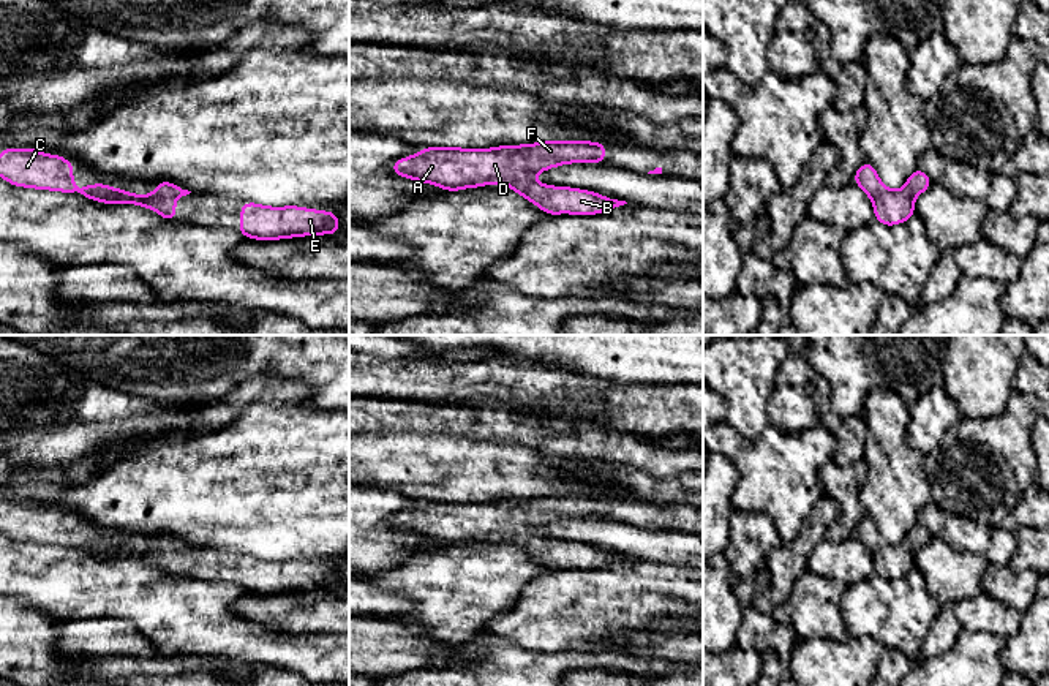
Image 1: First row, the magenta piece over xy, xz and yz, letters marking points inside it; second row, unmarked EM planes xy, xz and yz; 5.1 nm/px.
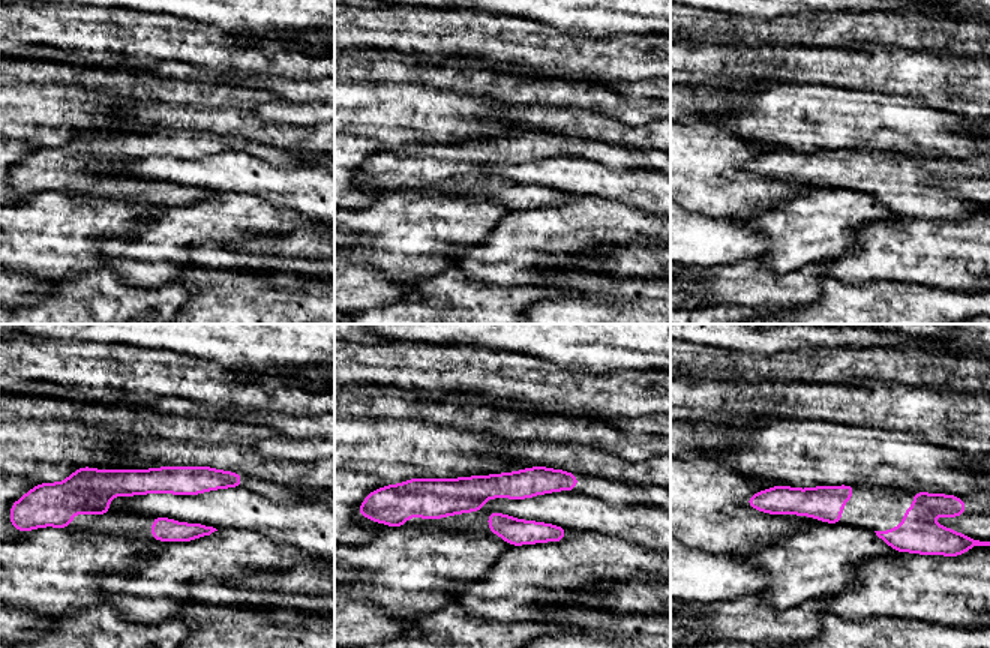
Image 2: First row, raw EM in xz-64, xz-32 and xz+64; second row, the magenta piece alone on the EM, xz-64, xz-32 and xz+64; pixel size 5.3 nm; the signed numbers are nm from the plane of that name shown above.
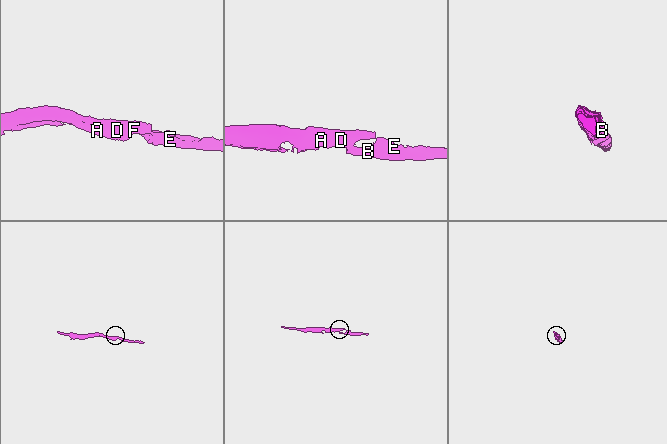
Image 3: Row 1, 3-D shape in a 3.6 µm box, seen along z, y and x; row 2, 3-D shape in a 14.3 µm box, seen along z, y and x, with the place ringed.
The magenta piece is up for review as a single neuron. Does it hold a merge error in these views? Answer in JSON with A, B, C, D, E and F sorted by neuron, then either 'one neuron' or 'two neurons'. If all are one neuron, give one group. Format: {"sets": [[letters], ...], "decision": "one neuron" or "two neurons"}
{"sets": [["A", "B", "C", "D", "E", "F"]], "decision": "one neuron"}

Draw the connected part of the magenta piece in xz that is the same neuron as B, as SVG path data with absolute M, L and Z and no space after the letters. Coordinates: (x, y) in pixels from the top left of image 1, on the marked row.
M550 141L526 145L504 145L493 149L455 149L428 147L414 156L401 158L392 164L393 174L438 185L447 191L457 191L469 187L483 187L487 183L506 183L510 190L532 201L548 215L575 213L592 215L627 204L626 201L608 199L592 191L567 187L548 187L532 180L534 174L566 163L605 163L605 144L585 141Z

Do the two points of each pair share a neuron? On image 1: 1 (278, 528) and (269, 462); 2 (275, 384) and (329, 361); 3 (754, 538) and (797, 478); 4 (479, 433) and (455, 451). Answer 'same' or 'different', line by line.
1: same
2: different
3: different
4: different

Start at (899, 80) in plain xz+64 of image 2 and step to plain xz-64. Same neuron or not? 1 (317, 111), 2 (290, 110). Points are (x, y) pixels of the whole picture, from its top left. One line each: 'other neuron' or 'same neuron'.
1: same neuron
2: same neuron

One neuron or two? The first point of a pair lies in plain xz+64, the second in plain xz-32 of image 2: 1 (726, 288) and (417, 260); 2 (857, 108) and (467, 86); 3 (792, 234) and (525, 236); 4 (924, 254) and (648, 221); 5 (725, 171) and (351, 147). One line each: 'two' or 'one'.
1: two
2: two
3: two
4: one
5: one

